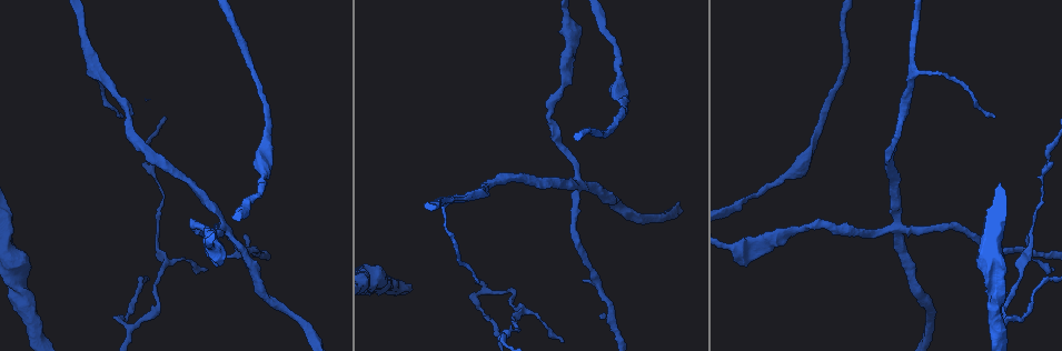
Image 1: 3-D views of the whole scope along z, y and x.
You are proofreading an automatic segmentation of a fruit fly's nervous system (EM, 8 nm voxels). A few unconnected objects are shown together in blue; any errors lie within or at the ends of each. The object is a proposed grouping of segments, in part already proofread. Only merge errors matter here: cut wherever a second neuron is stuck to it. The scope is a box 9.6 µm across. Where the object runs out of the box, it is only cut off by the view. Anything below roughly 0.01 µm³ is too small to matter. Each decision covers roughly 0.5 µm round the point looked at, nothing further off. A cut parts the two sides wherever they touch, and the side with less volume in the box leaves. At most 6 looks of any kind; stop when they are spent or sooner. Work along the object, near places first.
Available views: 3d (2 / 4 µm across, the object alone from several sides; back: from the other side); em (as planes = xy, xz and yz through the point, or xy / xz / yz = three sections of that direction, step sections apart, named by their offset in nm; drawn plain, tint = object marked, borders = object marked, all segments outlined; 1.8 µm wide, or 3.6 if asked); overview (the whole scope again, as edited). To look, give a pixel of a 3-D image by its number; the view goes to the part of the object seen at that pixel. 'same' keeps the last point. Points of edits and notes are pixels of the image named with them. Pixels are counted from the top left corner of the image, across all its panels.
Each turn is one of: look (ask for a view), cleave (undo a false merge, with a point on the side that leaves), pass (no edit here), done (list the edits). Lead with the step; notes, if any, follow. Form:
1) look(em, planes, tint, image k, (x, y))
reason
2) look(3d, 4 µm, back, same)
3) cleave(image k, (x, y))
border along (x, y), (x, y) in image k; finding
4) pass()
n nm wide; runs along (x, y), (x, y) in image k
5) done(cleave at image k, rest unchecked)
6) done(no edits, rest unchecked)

look(3d, 2 µm, image 1, (725, 246))
sudden change in width

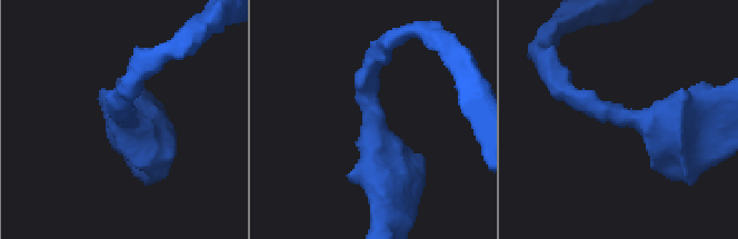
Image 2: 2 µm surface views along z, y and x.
look(em, planes, tint, image 2, (632, 121))
now the EM

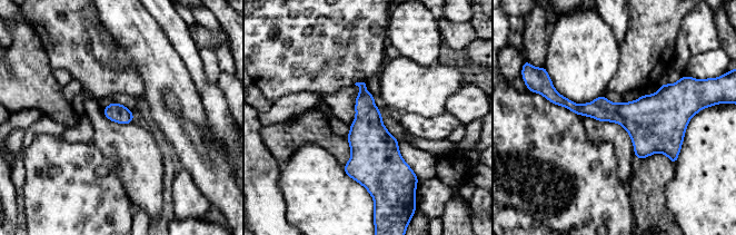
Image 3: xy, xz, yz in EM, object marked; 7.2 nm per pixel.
pass()
130 nm wide; one neuron here

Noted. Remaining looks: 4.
look(em, xz, step 16, tint, image 1, (225, 227))
four or more arms meet

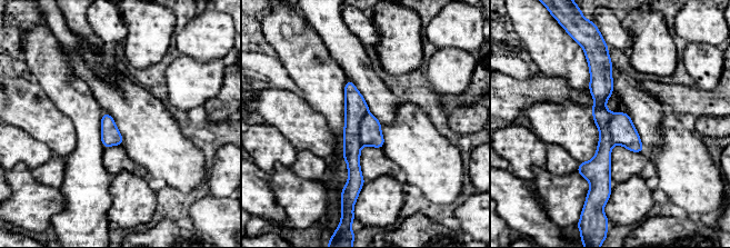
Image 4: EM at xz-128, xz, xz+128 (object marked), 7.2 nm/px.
look(em, planes, borders, same)
cut it another way

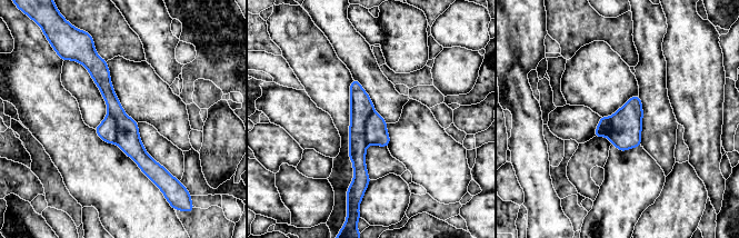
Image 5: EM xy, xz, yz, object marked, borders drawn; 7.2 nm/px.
cleave(image 5, (376, 132))
two neurons meet here

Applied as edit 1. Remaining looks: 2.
done(cleave at image 5, rest unchecked)

